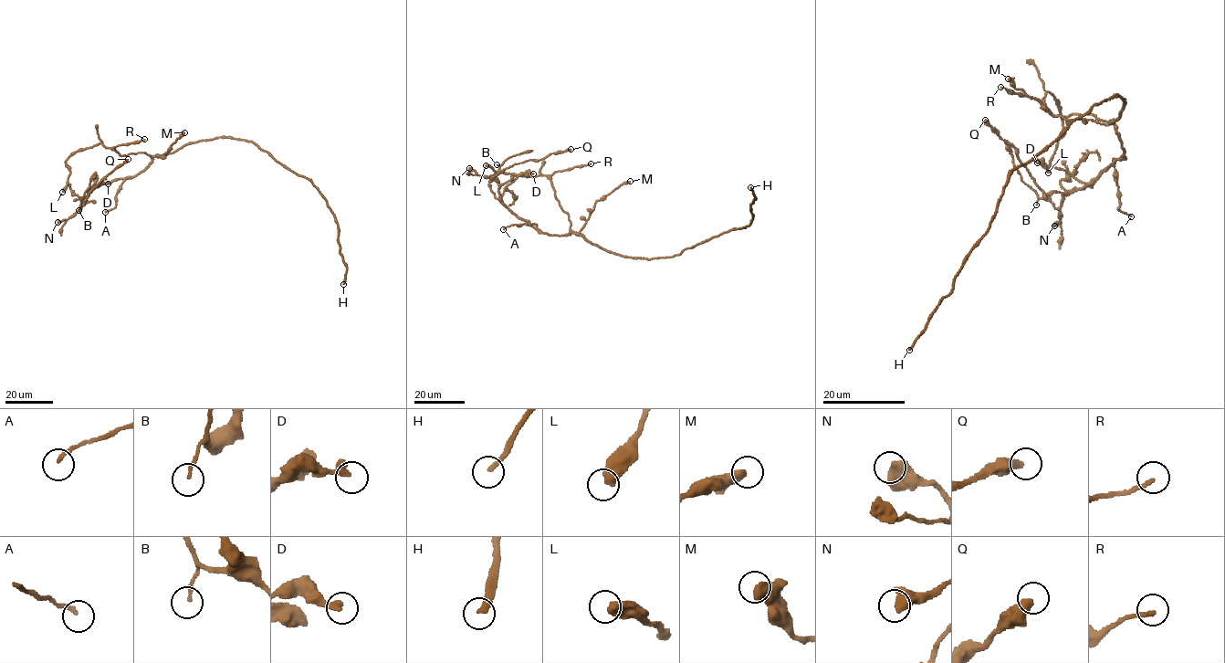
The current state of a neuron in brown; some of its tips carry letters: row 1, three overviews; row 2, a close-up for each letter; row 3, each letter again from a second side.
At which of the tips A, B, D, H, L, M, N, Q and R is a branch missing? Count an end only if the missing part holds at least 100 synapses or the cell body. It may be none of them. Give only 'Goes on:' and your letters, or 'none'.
Goes on: H

